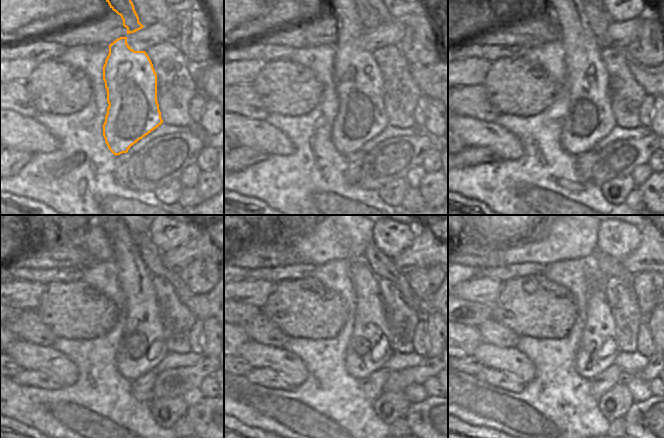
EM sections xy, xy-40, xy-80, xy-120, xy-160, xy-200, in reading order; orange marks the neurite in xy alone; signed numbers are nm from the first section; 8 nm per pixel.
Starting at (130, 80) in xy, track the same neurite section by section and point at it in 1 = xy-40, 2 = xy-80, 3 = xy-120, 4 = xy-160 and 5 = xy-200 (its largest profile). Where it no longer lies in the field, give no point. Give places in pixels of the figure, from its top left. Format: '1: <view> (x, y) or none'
1: xy-40 (358, 79)
2: xy-80 (589, 118)
3: xy-120 (142, 347)
4: xy-160 (368, 349)
5: xy-200 (598, 348)

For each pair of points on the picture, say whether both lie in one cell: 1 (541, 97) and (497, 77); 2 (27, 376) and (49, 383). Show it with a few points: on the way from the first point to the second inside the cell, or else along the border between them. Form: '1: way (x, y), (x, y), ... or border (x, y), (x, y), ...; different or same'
1: way (530, 90), (514, 86), (508, 82); same
2: way (32, 378), (38, 378), (44, 382); same

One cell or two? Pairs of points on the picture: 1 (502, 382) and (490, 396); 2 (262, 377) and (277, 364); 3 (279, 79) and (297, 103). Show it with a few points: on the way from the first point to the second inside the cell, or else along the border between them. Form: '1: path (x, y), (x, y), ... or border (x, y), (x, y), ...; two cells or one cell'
1: border (476, 376), (480, 380), (494, 386), (520, 392); two cells
2: border (253, 368), (271, 368), (277, 371), (289, 383); two cells
3: path (284, 85), (295, 97); one cell

